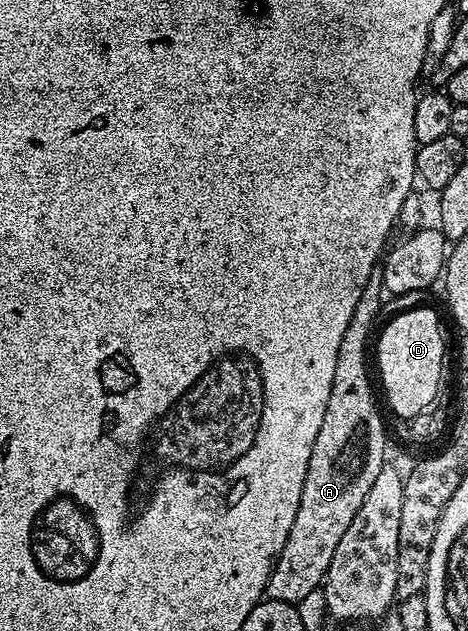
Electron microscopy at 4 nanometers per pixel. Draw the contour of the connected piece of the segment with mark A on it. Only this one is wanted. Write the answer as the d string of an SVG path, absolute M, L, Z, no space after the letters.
M375 272L368 284L364 284L356 312L352 312L352 320L344 331L344 340L340 340L336 376L332 376L332 392L328 396L328 408L324 408L324 424L320 424L320 432L316 432L316 444L312 444L300 508L296 508L292 532L288 532L288 540L284 540L284 548L266 585L266 598L296 604L304 600L308 592L321 587L332 564L336 544L340 544L344 532L348 532L352 516L360 512L364 496L368 496L376 476L380 476L387 461L386 430L382 427L382 414L378 411L378 402L370 387L372 370L366 367L366 345L372 342L370 329L378 318L382 296L382 275Z

